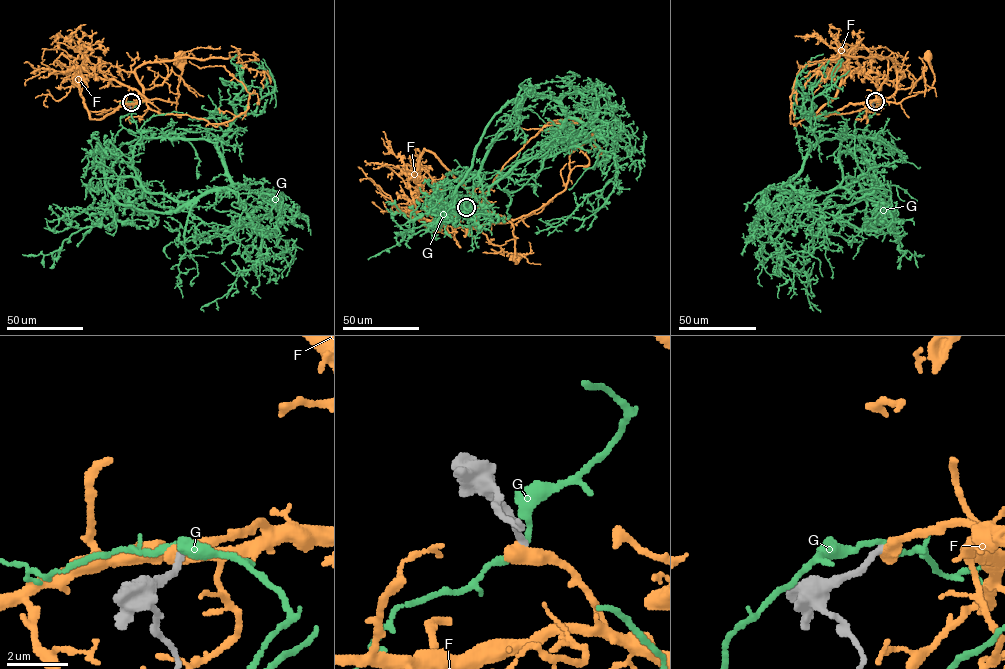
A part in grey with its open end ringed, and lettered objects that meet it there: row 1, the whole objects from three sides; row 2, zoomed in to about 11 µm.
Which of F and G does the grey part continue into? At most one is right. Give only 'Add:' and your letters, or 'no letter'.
Add: no letter

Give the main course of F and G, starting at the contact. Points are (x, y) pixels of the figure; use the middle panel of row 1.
F: (466, 206), (476, 213), (489, 211), (500, 214), (511, 223), (514, 256)
G: (466, 207), (467, 189), (548, 145), (565, 116), (558, 104), (508, 101), (452, 211), (368, 259)

